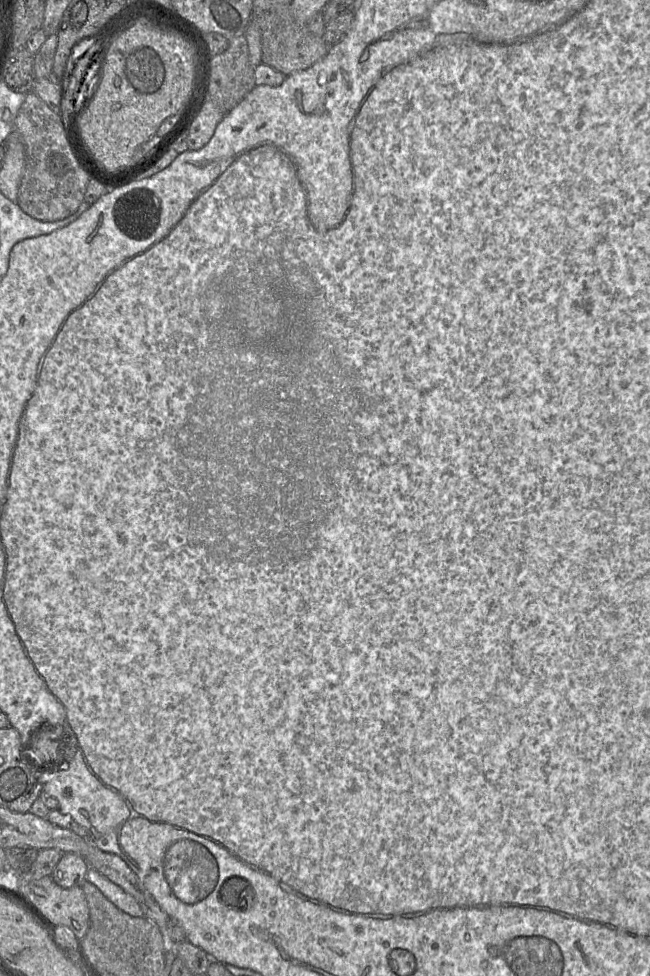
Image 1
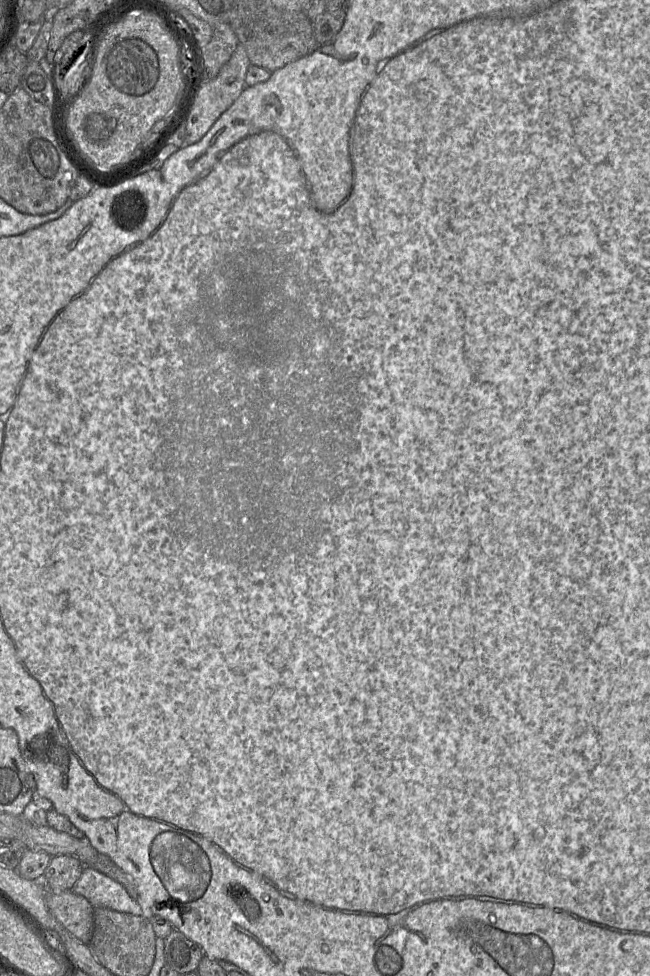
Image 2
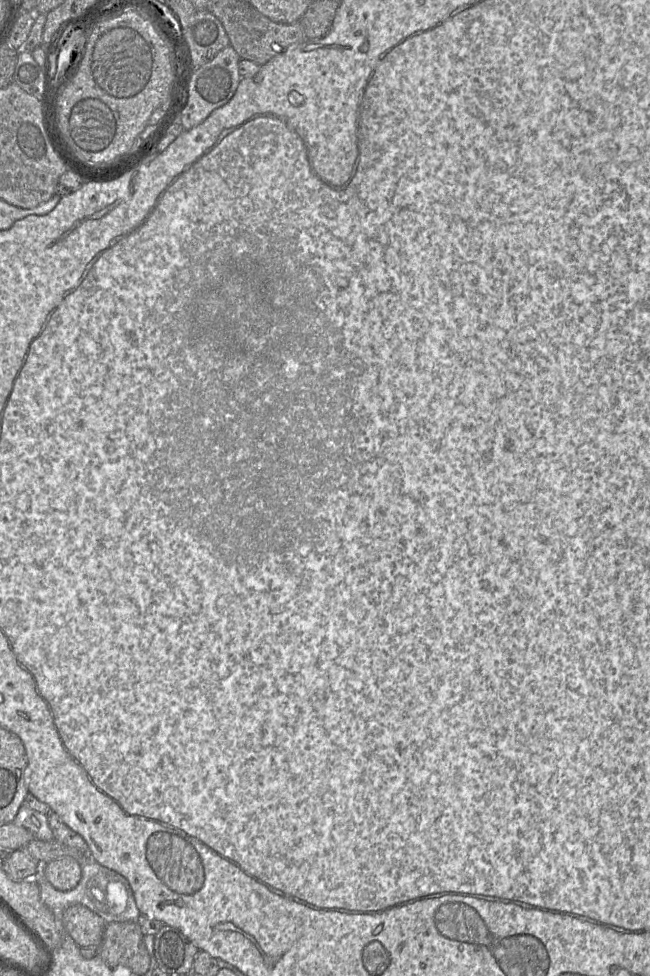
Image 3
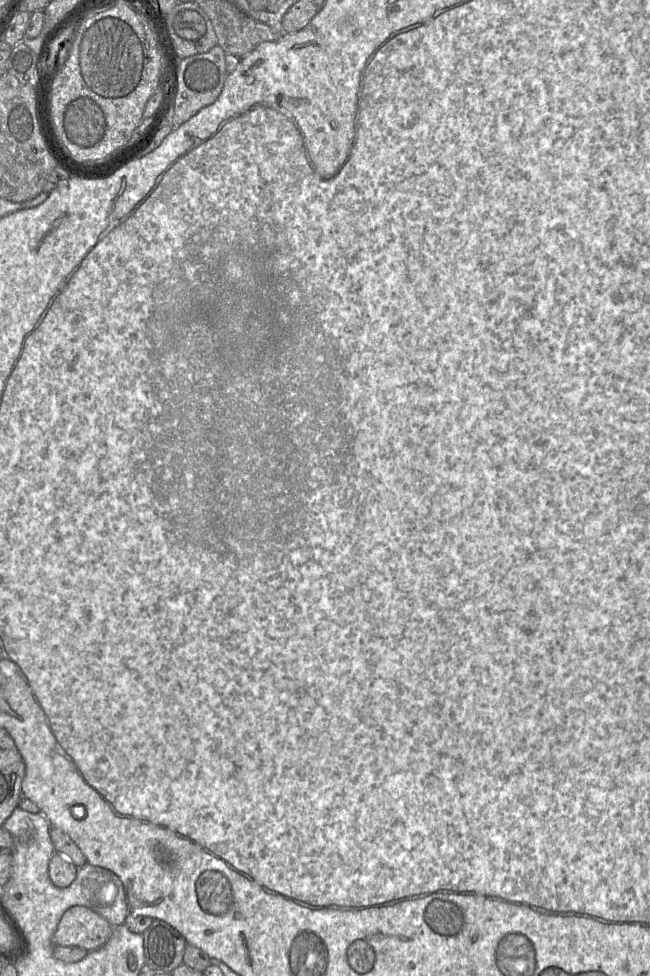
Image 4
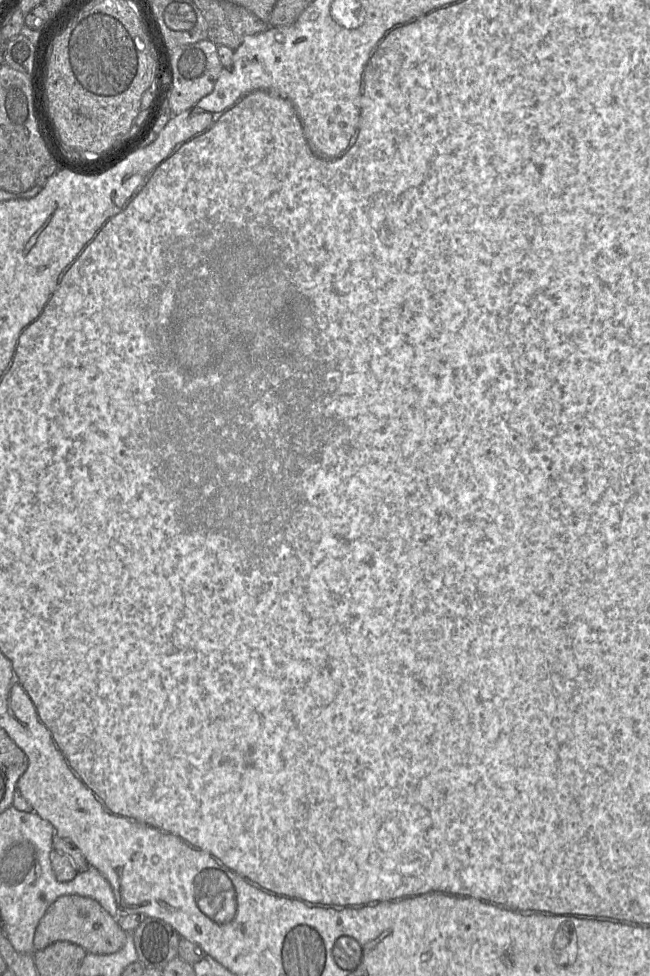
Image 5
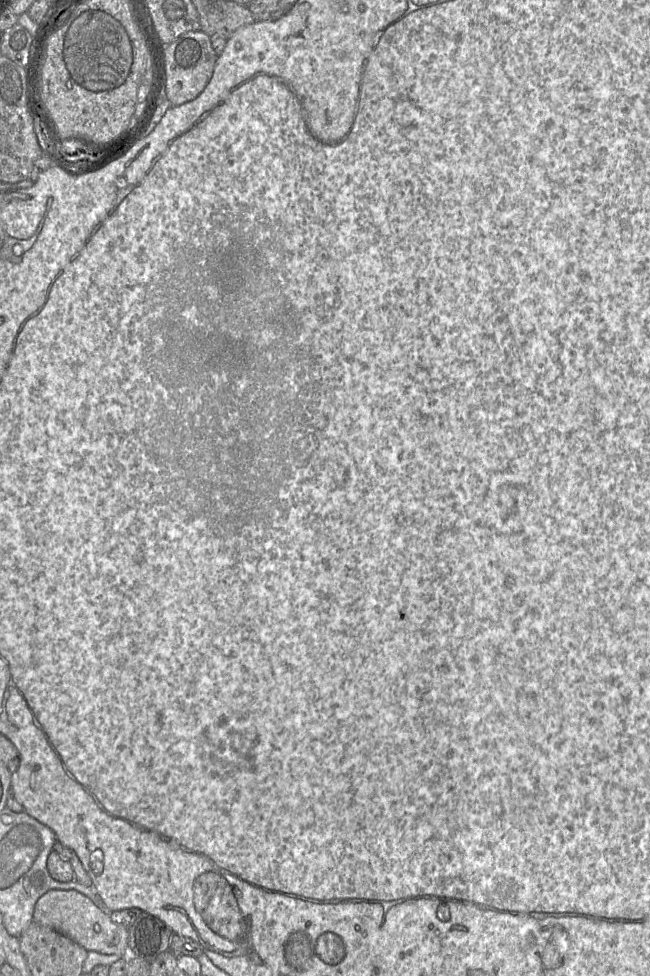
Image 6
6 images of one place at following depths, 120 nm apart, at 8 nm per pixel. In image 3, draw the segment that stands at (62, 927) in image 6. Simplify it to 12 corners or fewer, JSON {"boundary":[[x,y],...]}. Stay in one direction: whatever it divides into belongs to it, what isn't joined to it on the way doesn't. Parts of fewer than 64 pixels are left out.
{"boundary":[[82,904],[64,911],[79,948],[98,948],[106,922]]}

